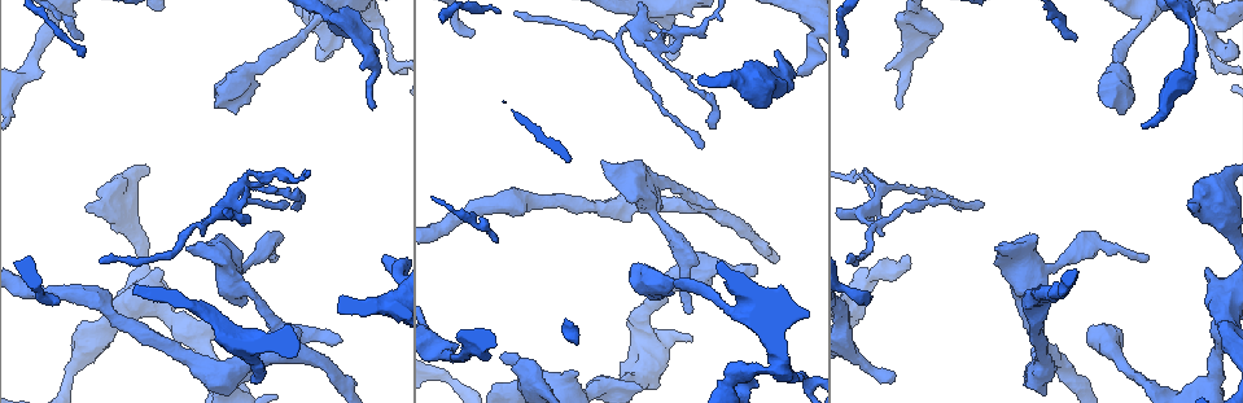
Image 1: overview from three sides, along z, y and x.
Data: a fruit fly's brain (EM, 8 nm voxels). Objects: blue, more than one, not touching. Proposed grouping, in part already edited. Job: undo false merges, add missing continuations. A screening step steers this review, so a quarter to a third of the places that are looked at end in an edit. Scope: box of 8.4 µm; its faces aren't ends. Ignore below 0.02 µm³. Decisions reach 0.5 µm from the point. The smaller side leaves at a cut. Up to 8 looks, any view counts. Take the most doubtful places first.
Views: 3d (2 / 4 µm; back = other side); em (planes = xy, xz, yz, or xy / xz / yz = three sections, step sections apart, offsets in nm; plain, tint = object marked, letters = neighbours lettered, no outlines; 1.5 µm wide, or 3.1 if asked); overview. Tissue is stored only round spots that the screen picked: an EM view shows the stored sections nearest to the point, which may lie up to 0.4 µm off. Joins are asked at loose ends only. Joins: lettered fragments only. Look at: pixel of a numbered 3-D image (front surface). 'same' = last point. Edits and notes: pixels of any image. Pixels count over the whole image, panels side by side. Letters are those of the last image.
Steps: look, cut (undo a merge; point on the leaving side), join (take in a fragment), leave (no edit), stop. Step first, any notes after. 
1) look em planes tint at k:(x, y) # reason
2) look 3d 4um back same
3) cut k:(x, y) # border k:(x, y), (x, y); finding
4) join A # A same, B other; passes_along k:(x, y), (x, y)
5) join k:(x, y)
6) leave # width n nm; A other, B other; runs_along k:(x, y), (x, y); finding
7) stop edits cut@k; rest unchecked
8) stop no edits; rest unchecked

look em yz step 8 tint at 1:(374, 20) # thin arm on a thick one

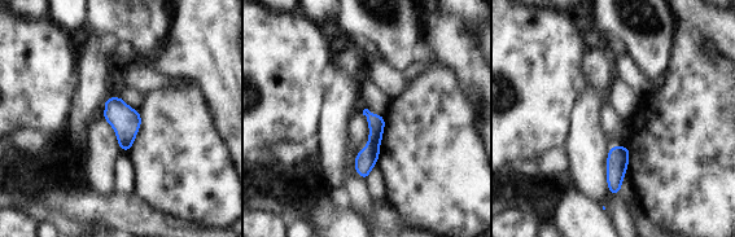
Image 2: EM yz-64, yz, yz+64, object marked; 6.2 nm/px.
look em yz step 8 letters same

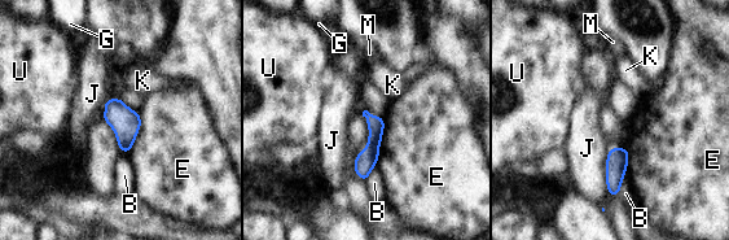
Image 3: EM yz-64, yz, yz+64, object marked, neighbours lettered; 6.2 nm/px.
cut 3:(367, 158) # B other, E other, G other, J other, K other, M other, U other; border 3:(368, 145), (377, 149); a second neuron is stuck on

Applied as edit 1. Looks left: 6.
look overview

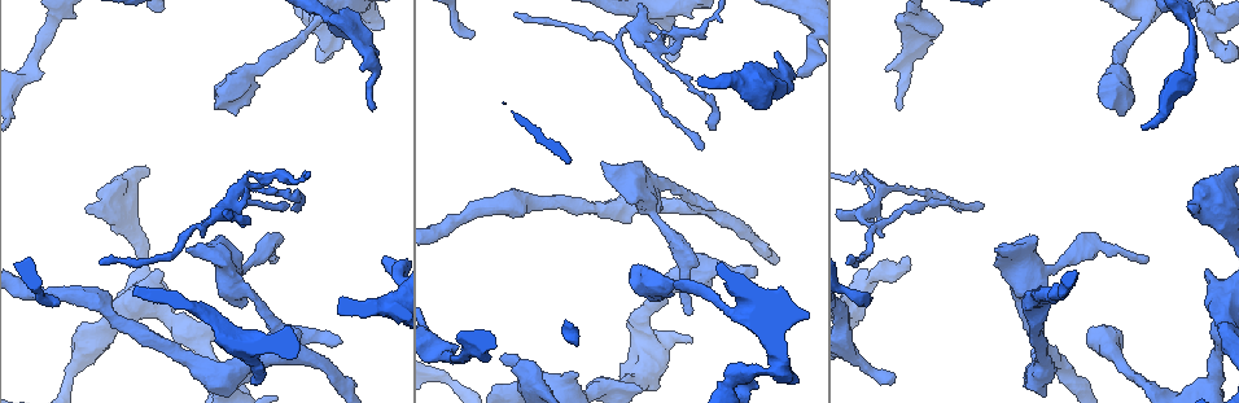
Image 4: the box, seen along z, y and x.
look em planes letters at 4:(523, 369)

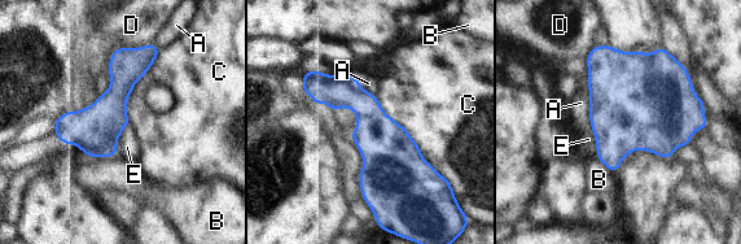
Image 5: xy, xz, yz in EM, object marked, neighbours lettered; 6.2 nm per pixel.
leave # A other, B other, C other, D other, E other; runs_along 5:(154, 49), (83, 127), (61, 136); one neuron here

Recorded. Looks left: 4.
look em planes tint at 4:(667, 20) # sudden change in width

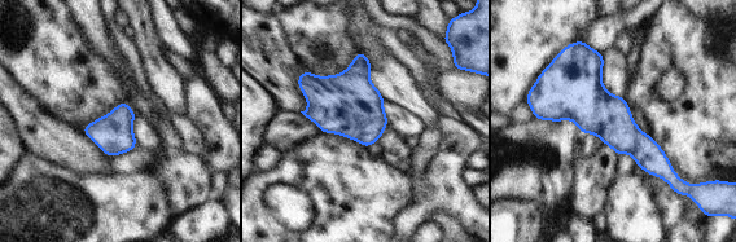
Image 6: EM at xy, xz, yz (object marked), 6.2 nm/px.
look em planes letters same # what lies round it

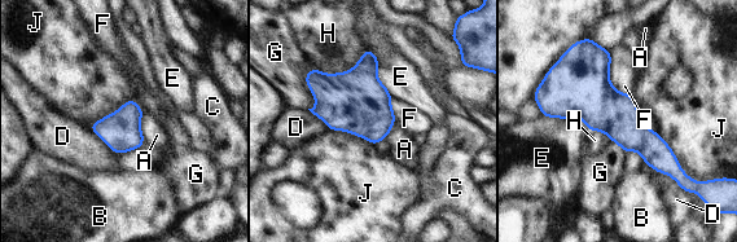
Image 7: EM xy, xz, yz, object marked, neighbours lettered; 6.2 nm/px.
leave # longest_contact H 360 nm; A other, B other, C other, D other, E other, F other, G other, H other, J other; border 7:(134, 97), (87, 126); one neuron here

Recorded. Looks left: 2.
stop edits cut@3; rest unchecked

